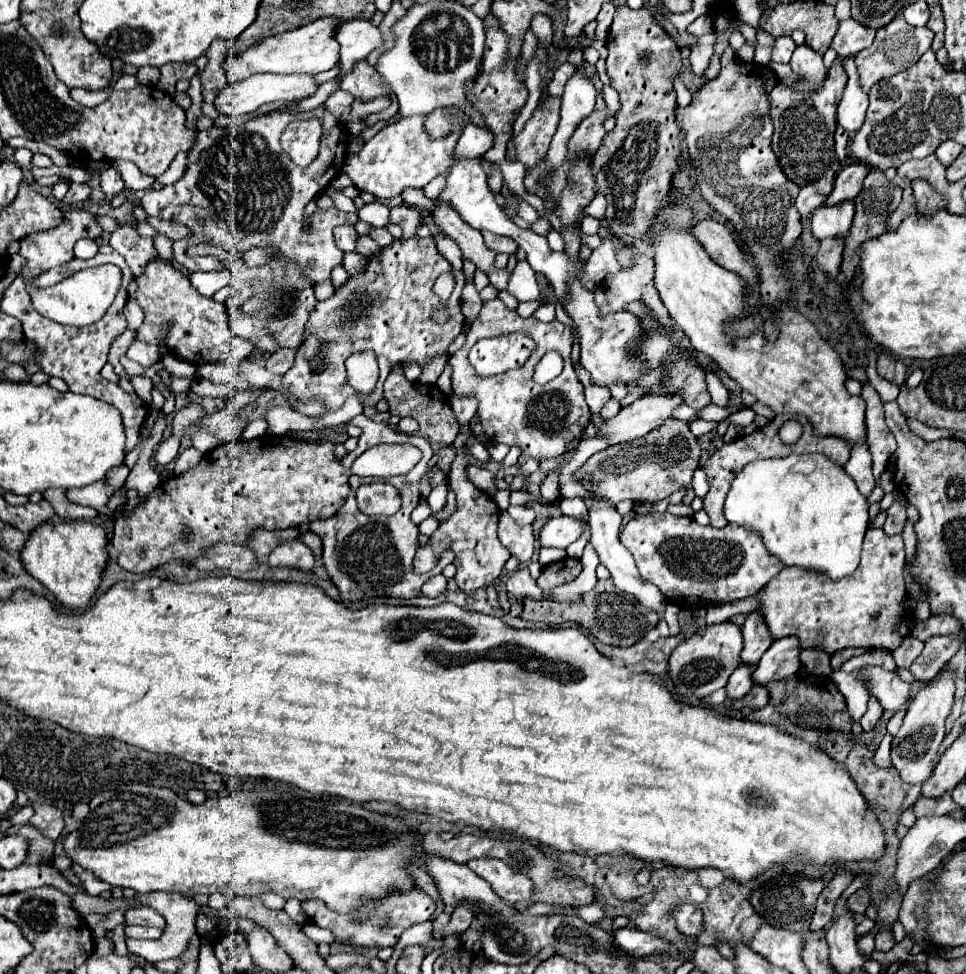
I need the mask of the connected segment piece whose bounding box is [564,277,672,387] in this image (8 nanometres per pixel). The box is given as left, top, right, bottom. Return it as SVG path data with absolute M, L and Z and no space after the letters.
M574 277L570 279L568 289L570 293L568 299L564 301L564 313L572 319L578 333L580 365L592 375L592 381L596 385L610 387L618 383L628 383L630 379L636 379L642 367L650 369L666 361L666 355L672 349L668 337L654 335L652 331L644 331L642 323L628 311L600 315L600 309L594 303L594 295Z

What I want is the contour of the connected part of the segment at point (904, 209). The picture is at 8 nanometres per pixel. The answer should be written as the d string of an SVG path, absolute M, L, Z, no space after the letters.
M908 185L904 189L904 197L902 197L902 203L900 207L890 215L888 223L890 223L890 229L896 229L908 215L912 215L916 211L916 201L914 201L914 195L912 195L912 187Z

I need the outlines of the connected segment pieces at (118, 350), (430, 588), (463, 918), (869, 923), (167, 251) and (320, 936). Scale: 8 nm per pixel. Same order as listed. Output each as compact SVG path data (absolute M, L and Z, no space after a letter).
M127 328L122 335L114 339L108 354L108 362L113 366L115 373L118 373L118 375L124 377L124 379L128 379L128 373L126 373L124 367L120 365L119 359L126 353L128 347L136 337L137 331Z
M436 575L422 585L422 595L426 595L426 597L436 597L444 591L446 591L446 577L444 575Z
M456 907L456 909L454 909L454 913L452 913L450 923L448 923L442 931L434 933L434 939L442 939L444 935L454 933L454 931L462 933L464 929L468 929L468 927L470 927L470 923L472 923L472 911L468 911L468 909L464 909L464 907Z
M856 915L854 919L856 919L856 935L862 937L862 935L866 935L868 931L874 929L874 921L868 919L866 915Z
M158 234L154 238L154 246L158 252L158 256L168 263L172 263L173 251L172 242L163 234Z
M306 923L302 927L302 931L314 941L314 943L326 943L326 945L334 945L338 943L334 933L330 929L324 929L324 927L318 927L318 925L312 925L312 923Z

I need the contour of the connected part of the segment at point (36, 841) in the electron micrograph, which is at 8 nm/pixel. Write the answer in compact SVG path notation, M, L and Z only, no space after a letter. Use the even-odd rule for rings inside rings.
M23 825L20 827L13 826L7 831L7 835L22 835L30 839L30 859L26 861L26 865L34 865L34 863L44 863L44 859L50 859L54 853L54 843L50 843L50 839L42 839L42 835L38 835L34 831L34 827Z

